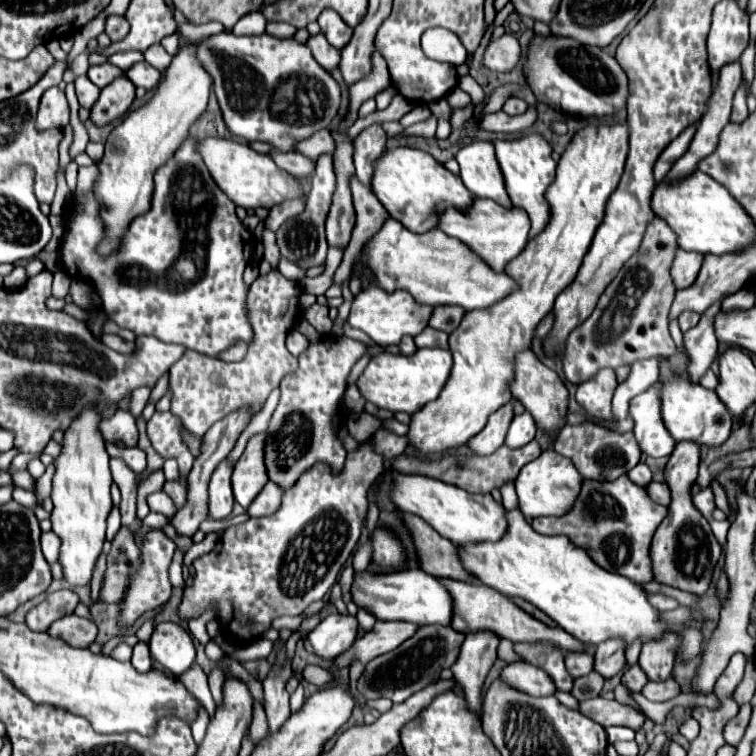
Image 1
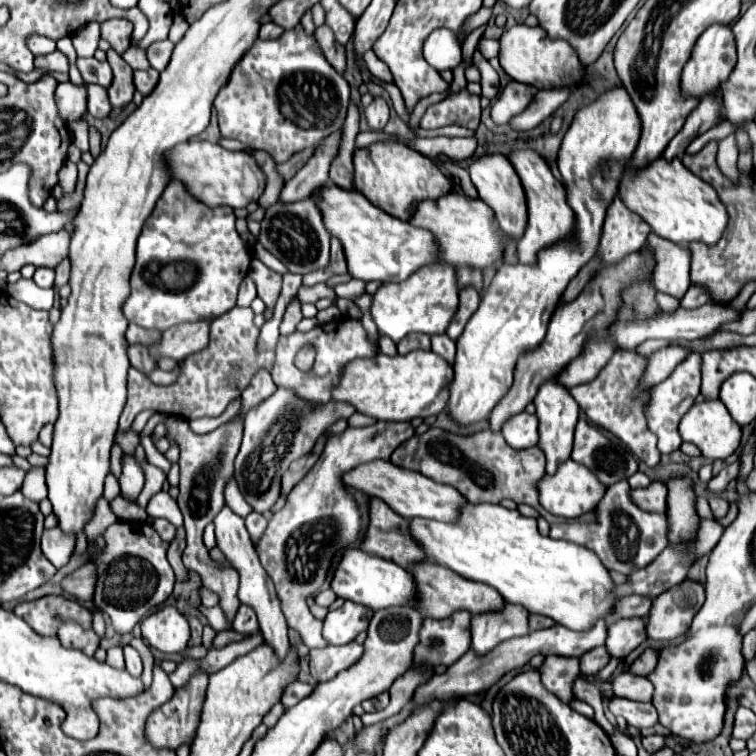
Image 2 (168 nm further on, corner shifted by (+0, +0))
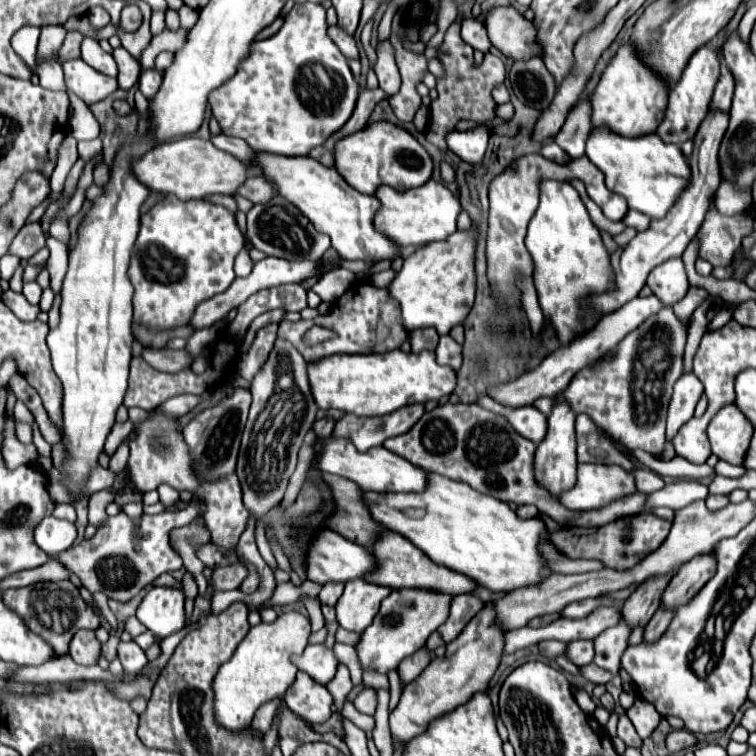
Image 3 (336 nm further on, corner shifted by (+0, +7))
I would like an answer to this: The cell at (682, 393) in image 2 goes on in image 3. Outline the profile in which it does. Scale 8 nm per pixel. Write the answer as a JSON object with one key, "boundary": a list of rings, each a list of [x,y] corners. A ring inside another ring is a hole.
{"boundary":[[[683,374],[673,390],[669,412],[667,412],[667,436],[673,438],[677,428],[691,420],[699,398],[703,396],[703,384],[695,374]]]}

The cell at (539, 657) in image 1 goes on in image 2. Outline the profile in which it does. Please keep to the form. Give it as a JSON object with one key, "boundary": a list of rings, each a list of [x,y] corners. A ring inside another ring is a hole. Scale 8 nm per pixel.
{"boundary":[[[577,677],[577,679],[573,681],[573,695],[575,695],[577,699],[589,703],[589,705],[595,709],[595,717],[593,717],[593,719],[595,719],[595,721],[597,721],[597,723],[607,731],[607,735],[613,735],[615,725],[611,725],[609,719],[607,719],[605,713],[603,713],[601,691],[599,691],[593,683],[589,683],[585,677]]]}

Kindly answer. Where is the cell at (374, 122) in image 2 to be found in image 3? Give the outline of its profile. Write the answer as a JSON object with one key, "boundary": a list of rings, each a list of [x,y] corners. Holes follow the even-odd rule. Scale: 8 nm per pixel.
{"boundary":[[[385,38],[377,44],[375,72],[377,72],[377,78],[379,78],[379,86],[389,96],[393,96],[401,86],[401,76],[399,76],[399,68],[397,68],[395,56],[393,56],[393,44],[391,44],[389,38]]]}

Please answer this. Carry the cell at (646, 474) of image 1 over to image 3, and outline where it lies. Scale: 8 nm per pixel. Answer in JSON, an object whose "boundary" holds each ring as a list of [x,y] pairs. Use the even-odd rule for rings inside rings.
{"boundary":[[[639,468],[633,472],[635,480],[637,480],[637,488],[643,492],[643,494],[651,494],[651,492],[657,492],[665,486],[663,478],[659,474],[655,474],[653,470],[649,468]]]}

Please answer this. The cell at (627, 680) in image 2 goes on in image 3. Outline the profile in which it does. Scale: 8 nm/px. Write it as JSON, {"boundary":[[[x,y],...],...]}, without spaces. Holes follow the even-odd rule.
{"boundary":[[[595,664],[581,666],[581,668],[579,668],[579,672],[581,672],[581,676],[583,676],[583,678],[587,678],[587,680],[589,680],[589,682],[593,682],[593,684],[607,684],[607,682],[613,678],[613,674],[609,674],[609,672],[605,672],[605,670],[597,668]]]}

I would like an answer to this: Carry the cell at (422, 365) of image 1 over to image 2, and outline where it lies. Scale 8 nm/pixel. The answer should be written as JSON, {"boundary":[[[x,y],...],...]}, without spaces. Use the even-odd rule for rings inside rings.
{"boundary":[[[417,349],[413,353],[395,355],[395,357],[377,353],[371,359],[355,359],[351,363],[347,363],[339,385],[333,389],[333,401],[347,401],[359,413],[375,417],[379,421],[411,421],[415,417],[425,419],[431,415],[439,415],[445,409],[445,403],[449,397],[447,385],[451,379],[453,379],[453,367],[433,351]]]}

